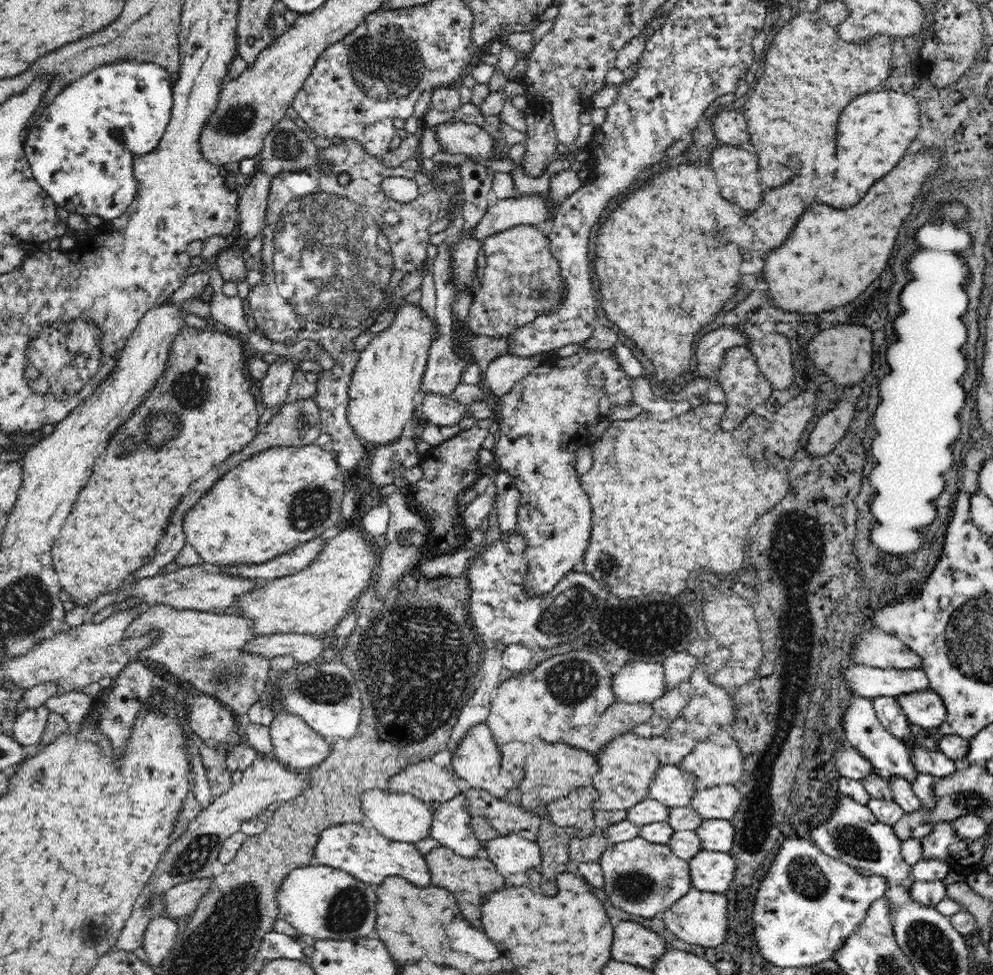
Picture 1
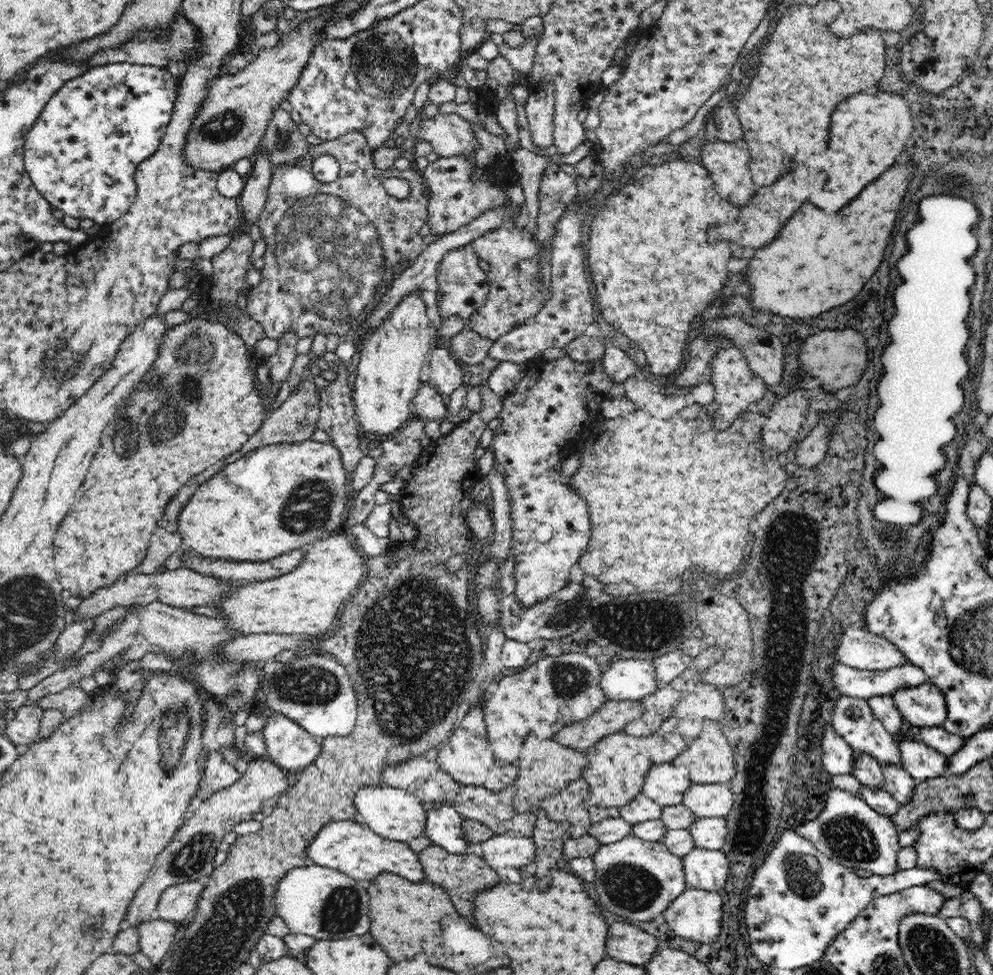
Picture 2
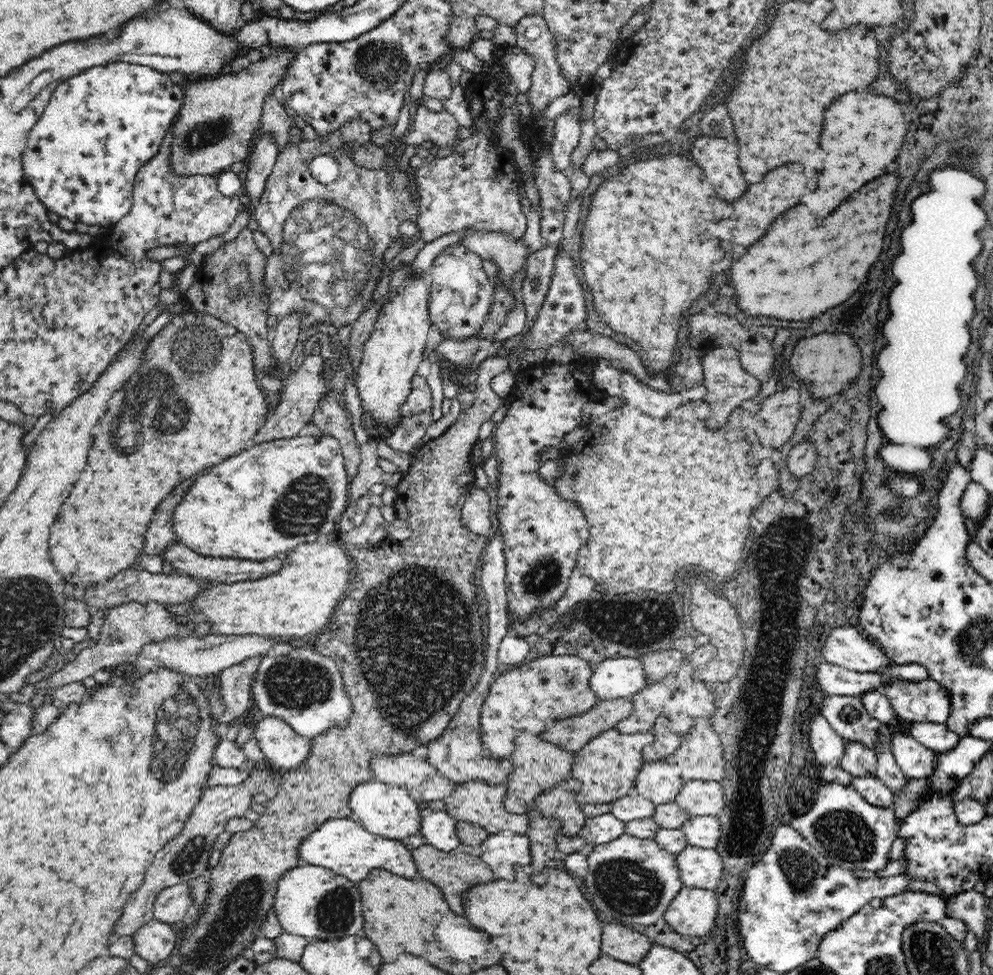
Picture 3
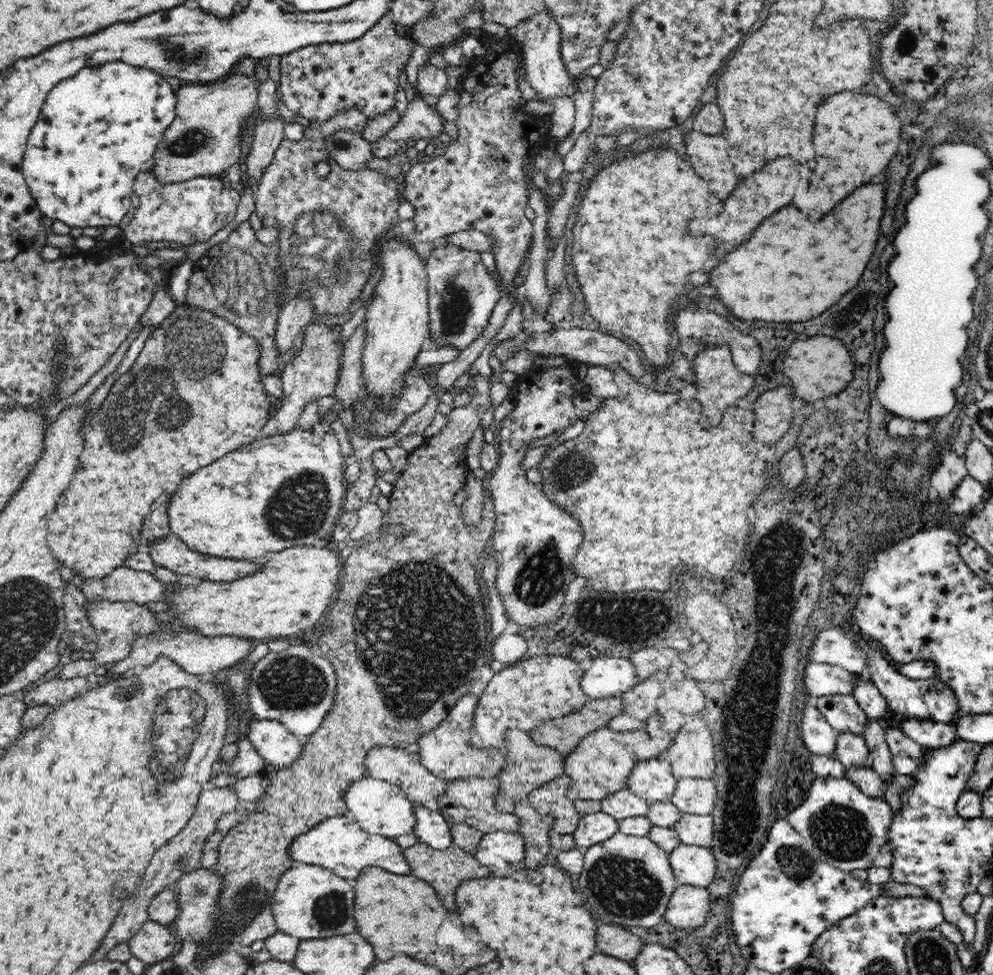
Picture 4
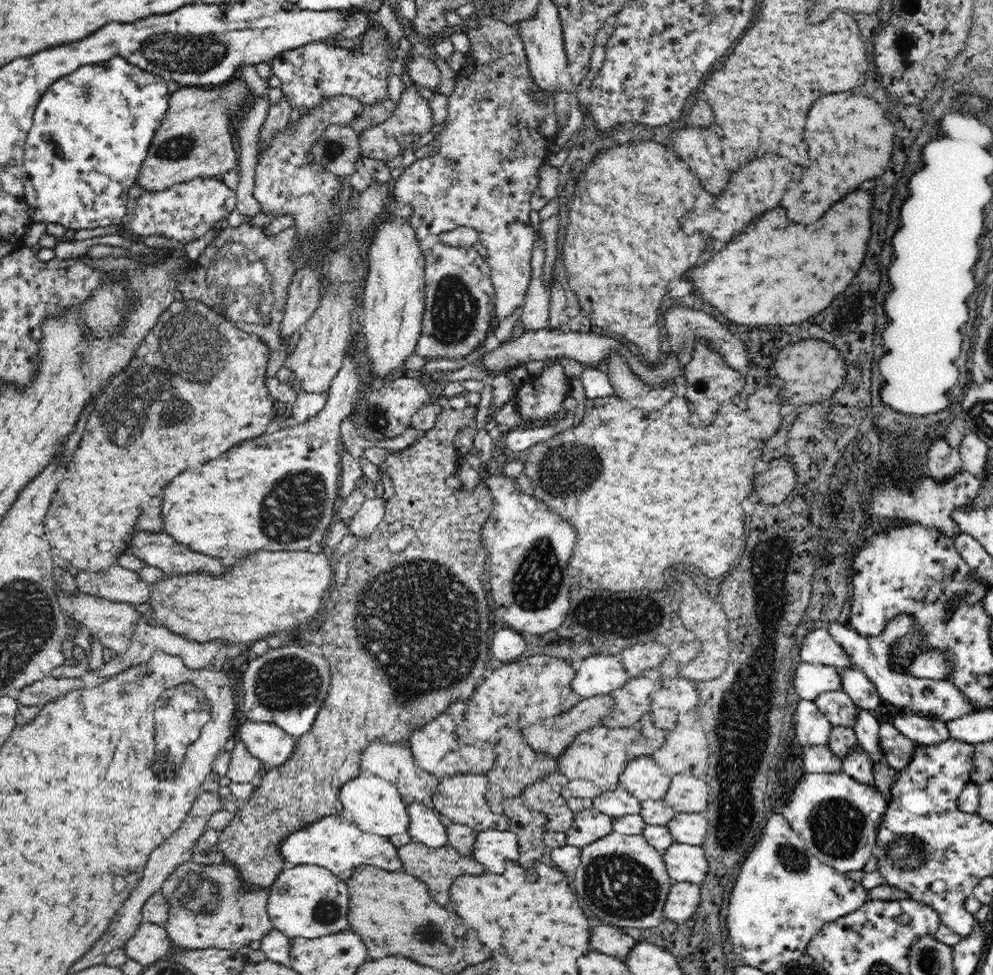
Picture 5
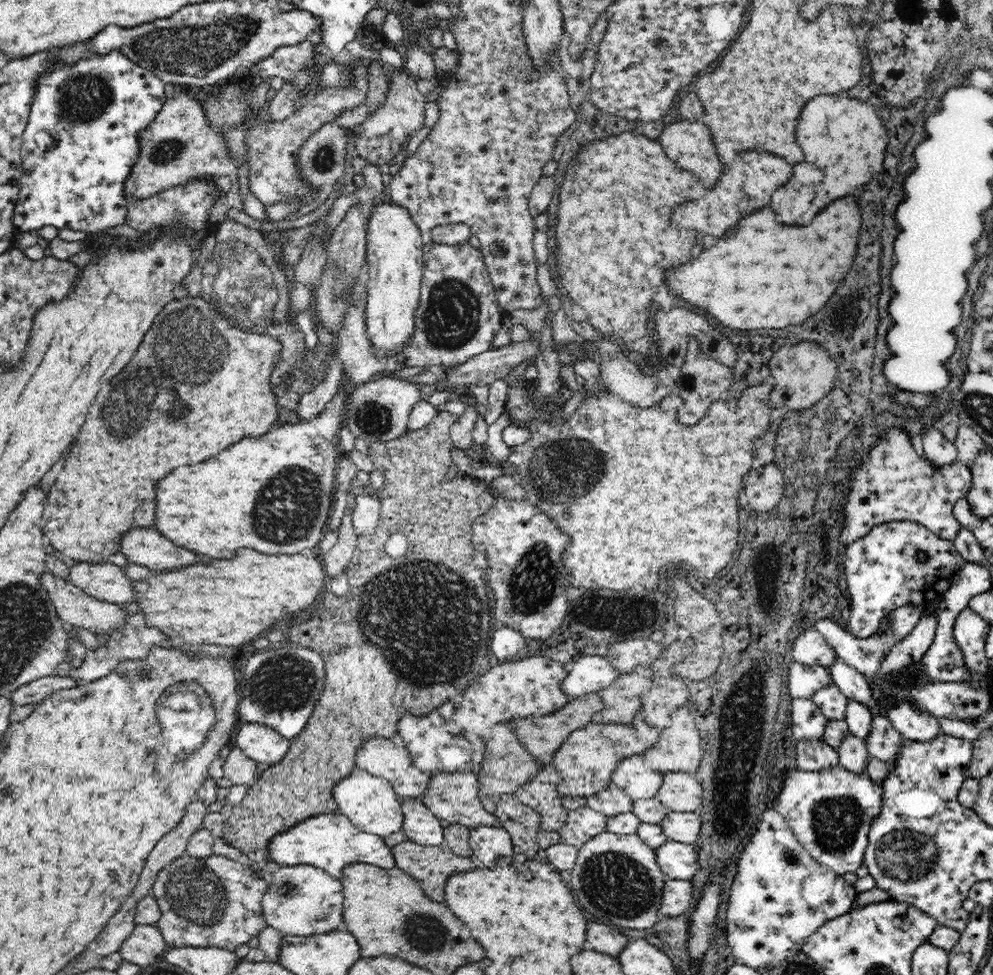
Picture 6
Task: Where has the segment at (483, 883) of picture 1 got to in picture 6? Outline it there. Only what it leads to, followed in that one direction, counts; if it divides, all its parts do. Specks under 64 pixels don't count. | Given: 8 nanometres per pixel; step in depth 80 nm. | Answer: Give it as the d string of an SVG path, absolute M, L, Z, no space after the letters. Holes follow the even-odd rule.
M407 838L404 842L392 847L391 851L394 861L396 861L396 867L422 884L426 894L436 902L444 902L444 884L448 880L448 876L476 868L476 864L469 857L454 854L454 851L445 842L440 843L439 846L422 846Z

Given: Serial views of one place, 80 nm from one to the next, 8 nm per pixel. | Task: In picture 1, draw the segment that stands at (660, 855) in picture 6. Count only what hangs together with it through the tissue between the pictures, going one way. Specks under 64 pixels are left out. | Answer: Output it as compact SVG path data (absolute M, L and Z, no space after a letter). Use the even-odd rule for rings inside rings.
M700 850L688 861L688 872L694 889L725 894L734 881L736 862L730 853Z

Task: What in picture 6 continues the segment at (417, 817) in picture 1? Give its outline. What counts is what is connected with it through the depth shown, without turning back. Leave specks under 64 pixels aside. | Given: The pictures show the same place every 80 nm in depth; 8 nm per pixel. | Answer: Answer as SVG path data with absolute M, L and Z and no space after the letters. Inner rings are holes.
M355 767L350 776L342 777L333 785L332 796L333 802L337 804L336 812L346 816L356 827L368 834L384 837L400 832L404 825L401 803L392 783L358 767Z

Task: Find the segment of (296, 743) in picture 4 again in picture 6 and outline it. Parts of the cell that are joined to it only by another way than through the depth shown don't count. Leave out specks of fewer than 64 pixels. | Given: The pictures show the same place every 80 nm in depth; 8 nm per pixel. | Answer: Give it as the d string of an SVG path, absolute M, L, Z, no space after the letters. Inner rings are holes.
M241 723L237 730L235 747L265 767L284 759L291 742L291 739L264 724Z

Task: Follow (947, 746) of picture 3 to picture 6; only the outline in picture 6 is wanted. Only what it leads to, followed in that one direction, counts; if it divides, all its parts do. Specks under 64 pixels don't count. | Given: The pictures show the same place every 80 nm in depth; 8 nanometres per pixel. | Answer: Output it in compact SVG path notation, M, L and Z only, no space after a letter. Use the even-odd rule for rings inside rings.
M903 701L896 702L888 711L887 718L894 729L908 740L932 740L938 733L942 733L938 719L927 711L922 711Z

